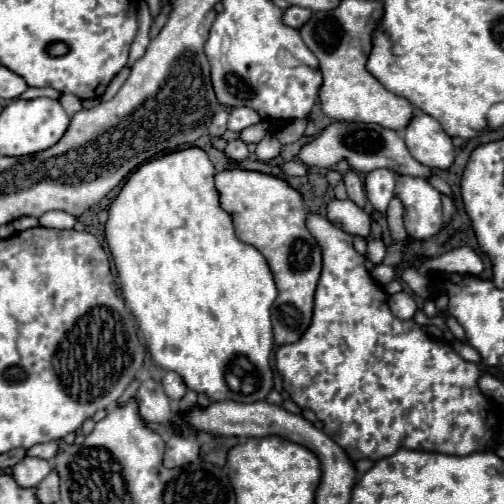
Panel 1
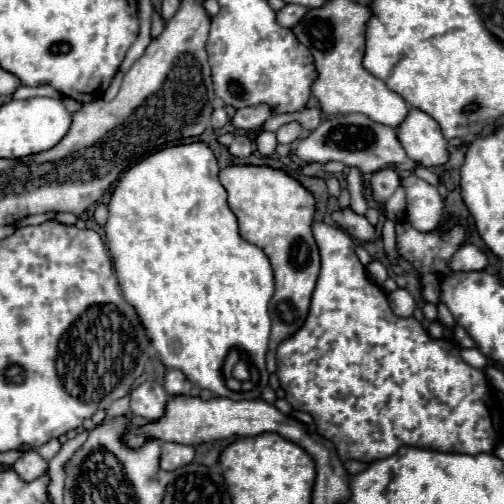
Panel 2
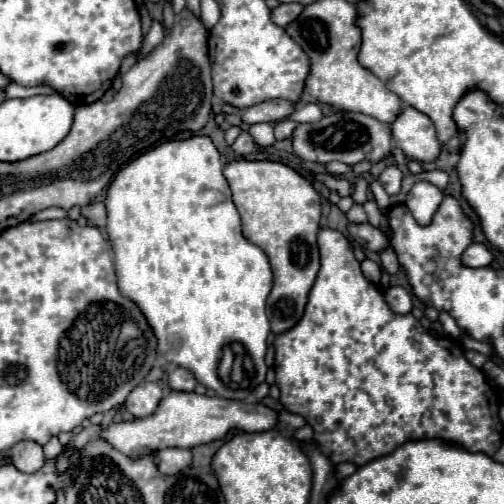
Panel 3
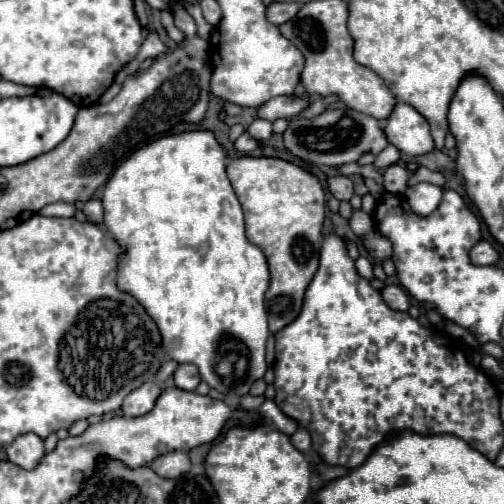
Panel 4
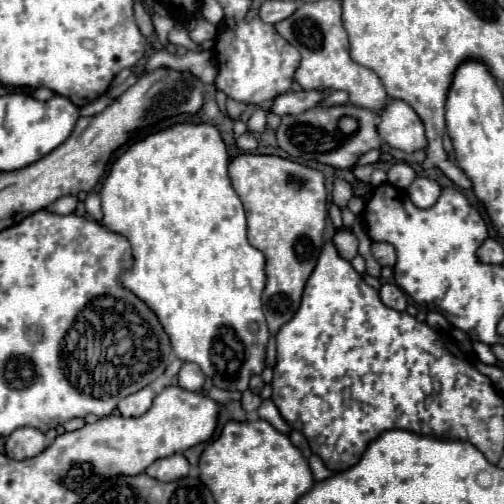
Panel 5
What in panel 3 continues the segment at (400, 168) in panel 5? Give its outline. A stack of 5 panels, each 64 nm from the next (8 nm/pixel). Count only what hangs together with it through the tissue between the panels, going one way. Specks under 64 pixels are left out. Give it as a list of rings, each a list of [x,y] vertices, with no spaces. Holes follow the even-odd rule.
[[[388,166],[380,176],[378,176],[380,184],[384,186],[384,190],[392,196],[400,190],[400,184],[402,184],[402,172],[396,168],[396,166]]]

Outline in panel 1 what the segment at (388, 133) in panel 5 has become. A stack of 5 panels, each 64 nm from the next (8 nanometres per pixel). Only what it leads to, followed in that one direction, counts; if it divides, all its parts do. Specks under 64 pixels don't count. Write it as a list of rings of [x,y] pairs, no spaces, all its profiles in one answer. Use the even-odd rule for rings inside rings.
[[[416,112],[404,130],[404,142],[410,154],[430,168],[446,170],[454,162],[452,138],[442,130],[440,122],[424,112]]]

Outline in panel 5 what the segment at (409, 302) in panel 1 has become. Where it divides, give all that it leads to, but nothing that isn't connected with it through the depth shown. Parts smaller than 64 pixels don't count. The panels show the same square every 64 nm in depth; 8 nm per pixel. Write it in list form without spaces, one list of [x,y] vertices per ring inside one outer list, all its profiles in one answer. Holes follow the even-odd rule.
[[[384,284],[380,288],[380,298],[388,308],[394,310],[406,310],[406,294],[396,284]]]

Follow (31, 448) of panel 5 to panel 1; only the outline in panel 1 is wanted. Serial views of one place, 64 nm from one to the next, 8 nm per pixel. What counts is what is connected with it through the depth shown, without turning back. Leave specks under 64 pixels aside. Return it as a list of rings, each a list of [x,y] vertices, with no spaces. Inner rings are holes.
[[[26,456],[12,468],[12,476],[20,484],[20,488],[36,488],[50,472],[52,464],[48,460],[32,456]]]

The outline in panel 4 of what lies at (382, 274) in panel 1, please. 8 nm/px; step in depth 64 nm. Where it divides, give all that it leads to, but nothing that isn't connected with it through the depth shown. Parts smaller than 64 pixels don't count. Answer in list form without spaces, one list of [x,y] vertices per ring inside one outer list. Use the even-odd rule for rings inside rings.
[[[360,256],[358,260],[356,260],[356,268],[358,268],[358,272],[360,272],[360,276],[364,276],[364,278],[368,278],[368,280],[372,280],[374,278],[374,272],[372,272],[372,268],[374,268],[374,264],[368,260],[368,258],[364,258],[364,256]]]

